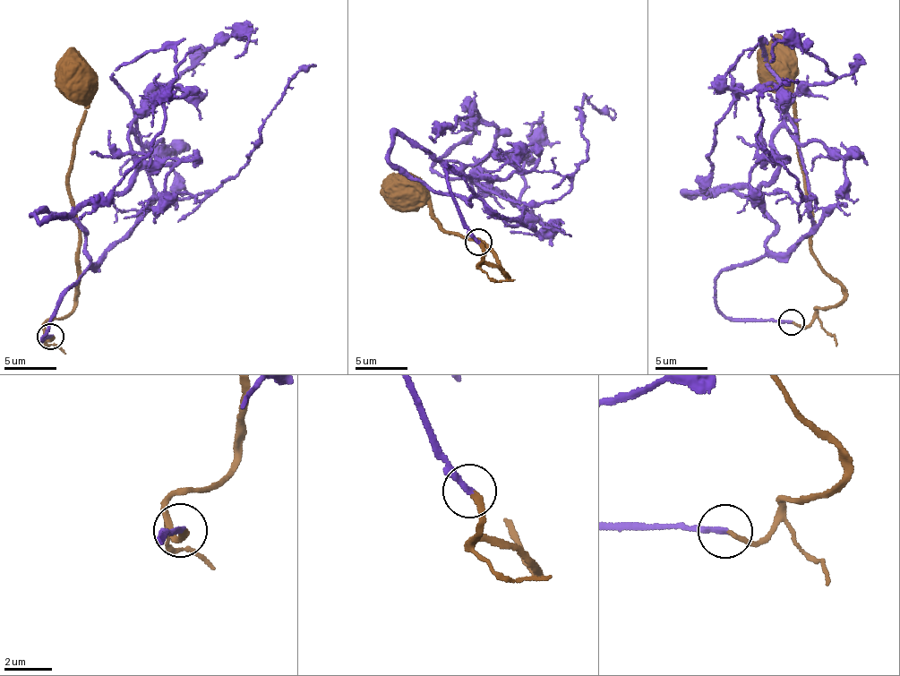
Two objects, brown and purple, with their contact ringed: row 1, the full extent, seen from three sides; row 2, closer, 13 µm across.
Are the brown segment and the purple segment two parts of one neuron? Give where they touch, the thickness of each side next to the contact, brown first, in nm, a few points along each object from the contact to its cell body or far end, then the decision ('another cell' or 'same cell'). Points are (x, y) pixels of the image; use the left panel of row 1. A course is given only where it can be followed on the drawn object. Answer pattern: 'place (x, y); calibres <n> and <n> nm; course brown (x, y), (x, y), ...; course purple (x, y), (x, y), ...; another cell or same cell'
place (50, 336); calibres 220 and 240 nm; course brown (52, 335), (44, 330), (49, 320), (71, 315), (81, 275), (68, 175), (85, 103), (75, 81); course purple (50, 336), (42, 339), (56, 304), (152, 195), (138, 111), (151, 97), (185, 92), (80, 219); same cell

